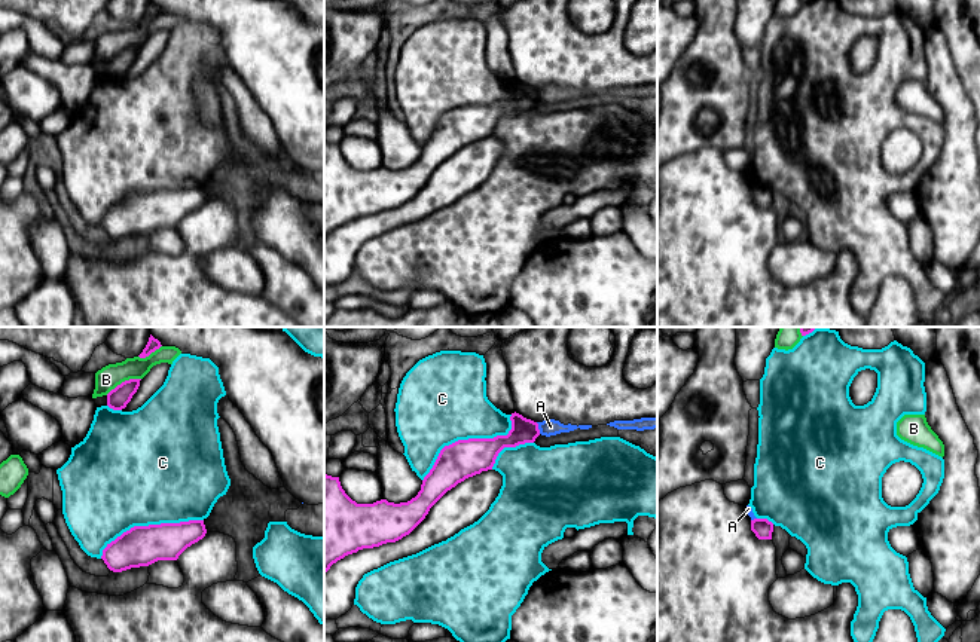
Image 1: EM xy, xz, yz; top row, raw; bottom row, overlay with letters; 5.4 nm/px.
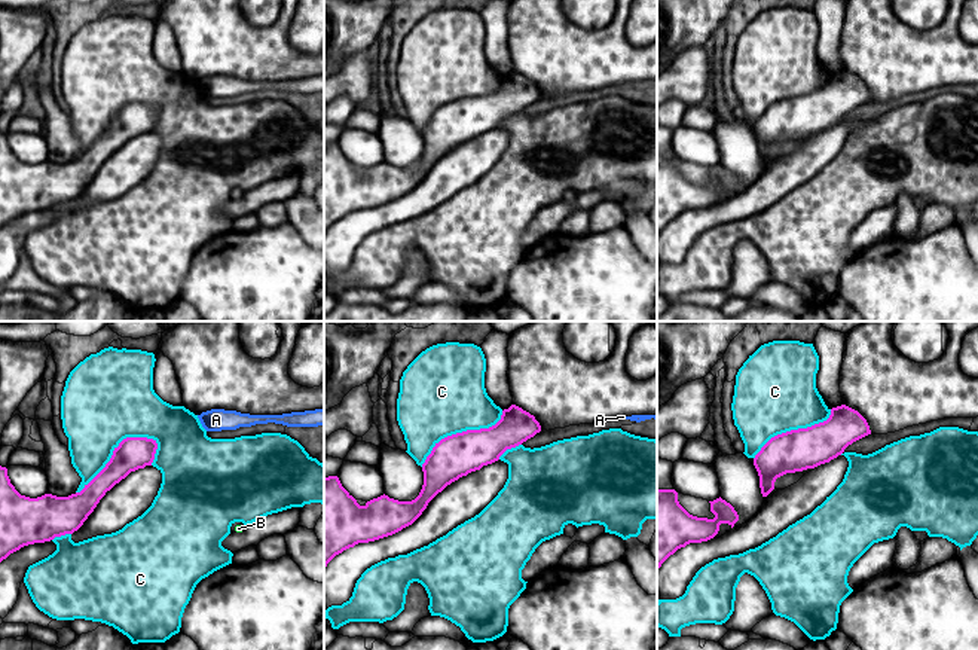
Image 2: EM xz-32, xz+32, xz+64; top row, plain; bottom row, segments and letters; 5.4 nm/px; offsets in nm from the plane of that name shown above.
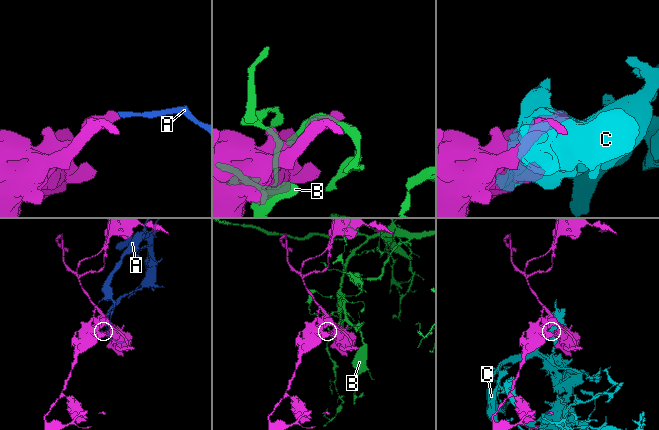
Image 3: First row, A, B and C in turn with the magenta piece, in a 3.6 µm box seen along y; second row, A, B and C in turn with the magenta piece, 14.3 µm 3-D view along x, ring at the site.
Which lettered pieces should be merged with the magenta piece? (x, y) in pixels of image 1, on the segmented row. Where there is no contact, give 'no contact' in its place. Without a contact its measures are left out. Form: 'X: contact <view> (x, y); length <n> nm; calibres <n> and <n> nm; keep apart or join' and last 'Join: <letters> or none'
A: contact xz (537, 428); length 70 nm; calibres 130 and 90 nm; keep apart
B: contact xy (122, 382); length 220 nm; calibres 120 and 130 nm; keep apart
C: contact xz (469, 439); length 600 nm; calibres 200 and 460 nm; keep apart
Join: none

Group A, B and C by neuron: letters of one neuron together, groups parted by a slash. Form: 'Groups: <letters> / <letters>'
Groups: A / B / C

